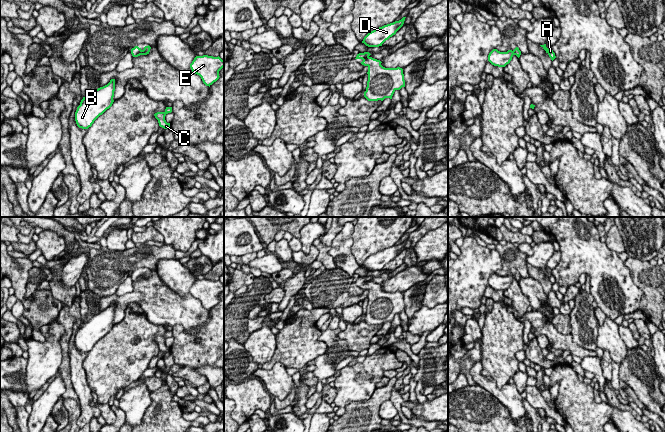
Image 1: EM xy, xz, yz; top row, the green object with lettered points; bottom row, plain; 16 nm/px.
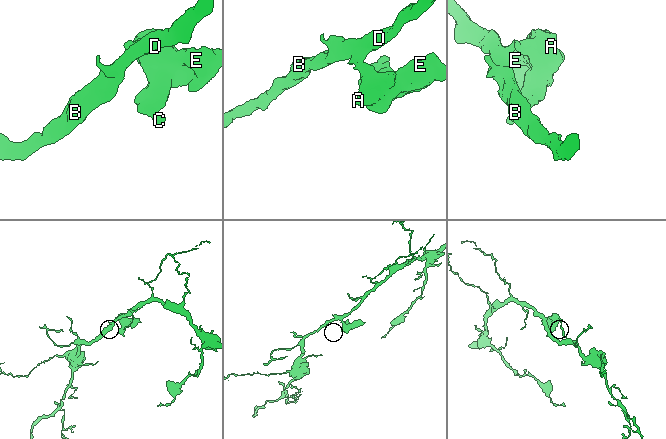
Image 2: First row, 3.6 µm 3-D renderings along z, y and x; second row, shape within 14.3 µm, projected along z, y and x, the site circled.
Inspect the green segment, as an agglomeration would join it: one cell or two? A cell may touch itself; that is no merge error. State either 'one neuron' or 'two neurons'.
one neuron

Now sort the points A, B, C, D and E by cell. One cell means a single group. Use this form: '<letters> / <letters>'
A B C D E

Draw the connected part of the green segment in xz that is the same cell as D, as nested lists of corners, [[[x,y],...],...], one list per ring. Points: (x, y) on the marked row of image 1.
[[[403,17],[399,21],[384,25],[369,32],[363,39],[364,43],[368,47],[379,47],[388,40],[390,37],[396,34],[396,32],[403,26],[406,17]]]

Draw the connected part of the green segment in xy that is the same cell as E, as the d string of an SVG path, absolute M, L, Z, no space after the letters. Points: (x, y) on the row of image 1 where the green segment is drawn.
M196 56L190 68L193 73L199 75L206 86L211 86L219 79L219 71L224 67L224 60L219 56Z

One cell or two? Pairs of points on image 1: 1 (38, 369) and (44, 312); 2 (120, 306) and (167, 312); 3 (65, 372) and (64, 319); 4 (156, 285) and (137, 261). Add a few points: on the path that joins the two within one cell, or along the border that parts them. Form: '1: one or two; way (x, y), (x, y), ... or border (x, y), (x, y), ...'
1: two; border (32, 338), (41, 342), (46, 339)
2: one; way (132, 298), (153, 298), (155, 300)
3: one; way (65, 359), (65, 338), (68, 332)
4: two; border (150, 269), (155, 270)

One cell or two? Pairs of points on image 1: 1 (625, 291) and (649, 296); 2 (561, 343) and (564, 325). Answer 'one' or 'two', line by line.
1: two
2: two

